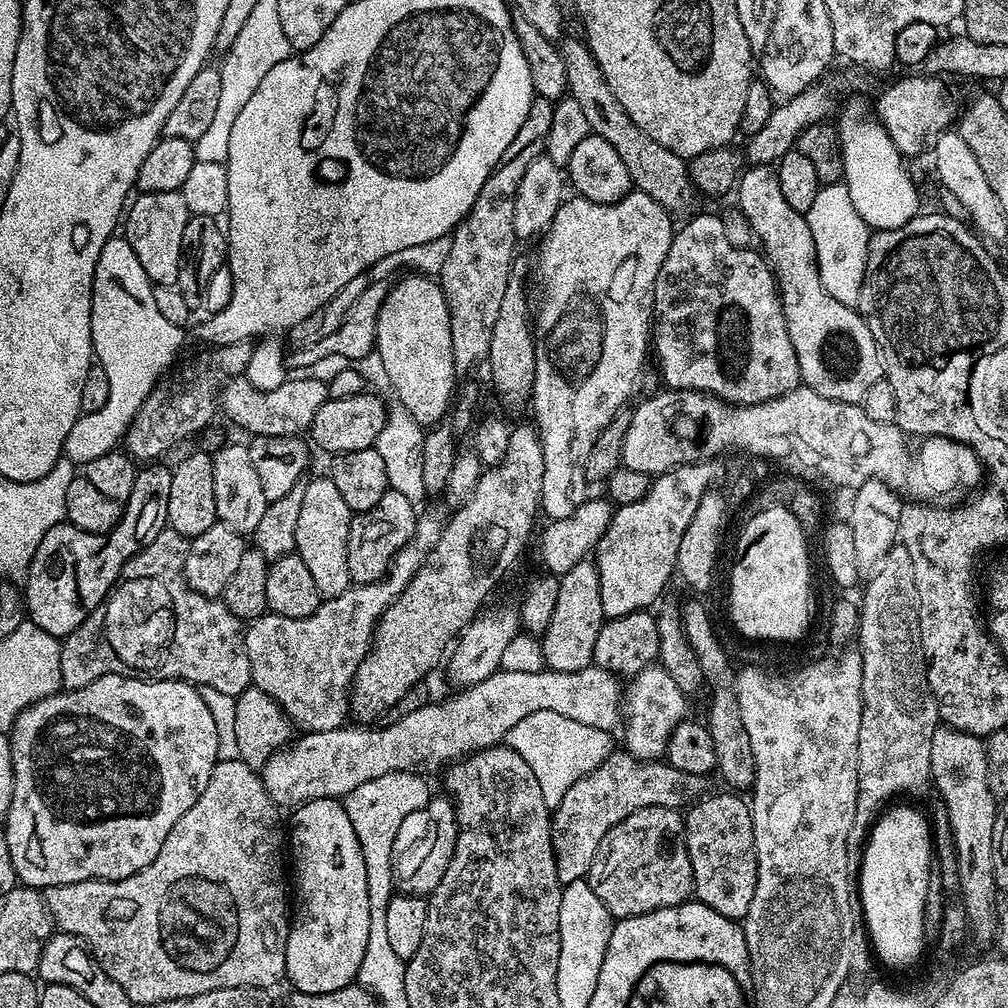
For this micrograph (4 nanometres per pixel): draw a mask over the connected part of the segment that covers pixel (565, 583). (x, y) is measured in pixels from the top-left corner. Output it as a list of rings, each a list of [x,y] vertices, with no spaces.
[[[585,558],[559,577],[558,600],[550,624],[542,635],[545,665],[553,672],[582,670],[592,664],[594,642],[606,619],[602,610],[602,590],[598,586],[598,570],[591,559]]]

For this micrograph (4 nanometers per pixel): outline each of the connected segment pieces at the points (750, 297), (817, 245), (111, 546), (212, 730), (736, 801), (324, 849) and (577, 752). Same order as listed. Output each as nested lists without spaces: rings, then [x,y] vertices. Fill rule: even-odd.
[[[696,216],[688,220],[684,225],[675,229],[670,250],[666,254],[666,262],[662,262],[662,270],[658,270],[658,278],[654,282],[654,302],[652,310],[654,313],[654,327],[650,337],[654,356],[660,359],[660,376],[665,380],[667,387],[672,390],[690,388],[706,392],[710,396],[717,396],[729,403],[757,404],[767,400],[777,400],[782,394],[801,387],[802,381],[798,370],[798,358],[794,354],[794,346],[790,342],[790,334],[786,330],[784,311],[780,305],[780,293],[776,286],[776,278],[772,274],[771,267],[759,251],[751,247],[739,249],[726,238],[724,221],[717,216]]]
[[[825,184],[821,187],[814,206],[806,213],[810,234],[814,236],[814,250],[818,262],[818,274],[826,294],[838,302],[855,306],[858,294],[862,294],[862,282],[866,274],[866,254],[870,229],[867,222],[854,210],[850,202],[850,190],[847,184]]]
[[[156,462],[145,467],[148,469],[142,472],[144,500],[129,499],[123,505],[120,521],[104,535],[78,530],[67,522],[46,530],[28,568],[28,585],[22,588],[29,621],[46,630],[47,634],[63,638],[73,632],[98,605],[103,604],[108,592],[119,580],[125,562],[154,542],[167,525],[172,468],[163,468],[162,464]]]
[[[103,676],[92,680],[81,688],[69,688],[44,697],[29,706],[12,724],[10,743],[12,745],[12,769],[14,770],[14,794],[10,798],[10,810],[2,818],[2,835],[10,850],[10,862],[16,871],[17,881],[21,885],[37,890],[50,886],[86,882],[87,880],[121,880],[138,874],[162,850],[170,826],[198,802],[198,794],[206,790],[210,774],[214,770],[220,752],[220,728],[216,725],[216,716],[212,708],[203,700],[201,689],[186,680],[149,680],[134,676]]]
[[[728,794],[732,796],[705,795],[695,801],[687,809],[684,821],[684,833],[688,843],[690,854],[690,866],[692,867],[692,891],[699,903],[710,906],[718,914],[726,918],[742,922],[750,910],[750,902],[754,898],[754,886],[758,882],[758,862],[754,850],[754,822],[752,810],[747,799],[743,795]]]
[[[314,798],[301,804],[291,813],[290,824],[290,856],[296,859],[296,884],[294,880],[294,911],[290,916],[288,941],[286,942],[286,980],[292,983],[295,991],[306,994],[326,994],[334,990],[342,990],[347,984],[356,980],[358,970],[362,966],[362,954],[366,954],[366,938],[370,938],[370,898],[366,886],[366,862],[362,862],[362,850],[358,846],[358,834],[354,834],[354,822],[350,822],[350,814],[346,814],[343,803],[336,798]]]
[[[550,710],[532,711],[524,723],[518,727],[512,727],[506,737],[507,745],[516,753],[521,754],[530,770],[534,770],[534,778],[538,778],[538,786],[542,786],[542,798],[546,798],[549,809],[555,810],[562,802],[562,798],[570,786],[578,778],[582,778],[590,770],[597,769],[614,751],[612,745],[613,735],[596,727],[585,726],[574,722],[573,719],[565,718]]]

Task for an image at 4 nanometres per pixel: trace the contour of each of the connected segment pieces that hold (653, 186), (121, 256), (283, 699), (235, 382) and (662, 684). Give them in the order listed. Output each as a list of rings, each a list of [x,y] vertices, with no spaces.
[[[583,39],[572,40],[568,45],[563,45],[562,55],[564,69],[568,75],[570,99],[582,106],[583,123],[587,127],[589,124],[592,127],[589,129],[595,135],[606,138],[606,142],[610,142],[610,146],[618,150],[622,162],[626,162],[626,170],[630,170],[633,185],[648,197],[654,198],[669,213],[677,214],[676,212],[688,207],[692,187],[685,157],[666,150],[662,142],[654,142],[654,138],[643,132],[630,118],[630,114],[622,110],[622,102],[614,98],[614,90],[610,90],[610,85],[606,83],[606,74],[602,74],[602,66],[598,66]]]
[[[120,234],[112,235],[106,246],[102,246],[102,254],[98,254],[98,262],[94,266],[90,314],[94,360],[102,366],[102,370],[106,370],[106,378],[110,381],[110,398],[106,398],[106,406],[102,406],[102,410],[83,413],[74,422],[74,426],[70,426],[70,434],[66,434],[64,443],[64,456],[71,460],[73,465],[85,466],[108,452],[117,451],[152,388],[177,363],[176,355],[180,352],[180,339],[183,338],[185,329],[179,324],[168,324],[166,318],[158,314],[158,305],[154,302],[152,293],[153,287],[128,239]]]
[[[421,515],[416,521],[416,530],[411,540],[401,547],[398,555],[392,560],[388,575],[374,584],[357,584],[345,590],[342,594],[325,599],[306,618],[286,618],[265,614],[247,625],[246,654],[250,658],[252,683],[268,694],[286,713],[289,720],[301,733],[325,732],[335,728],[345,727],[350,714],[350,689],[352,680],[356,677],[358,666],[366,658],[372,646],[376,625],[390,605],[406,590],[406,586],[414,578],[414,574],[428,559],[434,546],[444,533],[444,524],[436,516]]]
[[[246,378],[231,379],[221,389],[219,407],[252,436],[300,436],[311,429],[314,414],[329,400],[328,385],[314,378],[285,378],[276,390],[258,390]]]
[[[659,663],[641,668],[631,677],[632,685],[627,685],[626,699],[622,704],[623,747],[631,756],[639,760],[659,760],[667,753],[668,739],[672,731],[689,715],[689,697],[678,690],[678,682]]]

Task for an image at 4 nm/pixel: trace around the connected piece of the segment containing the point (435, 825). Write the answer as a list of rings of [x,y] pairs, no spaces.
[[[429,799],[426,806],[414,810],[414,814],[406,814],[402,818],[402,826],[398,826],[398,834],[392,847],[392,882],[403,895],[427,897],[442,882],[442,874],[450,866],[452,856],[456,853],[456,806],[451,799]]]

